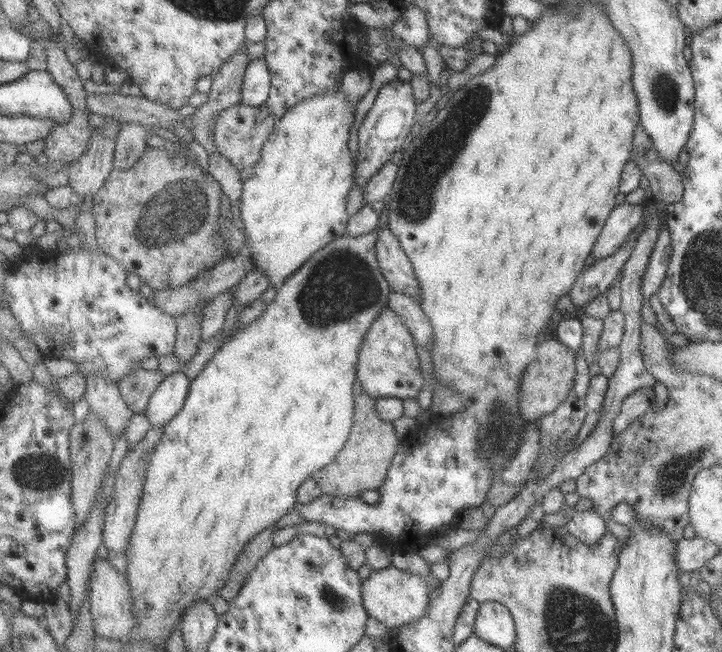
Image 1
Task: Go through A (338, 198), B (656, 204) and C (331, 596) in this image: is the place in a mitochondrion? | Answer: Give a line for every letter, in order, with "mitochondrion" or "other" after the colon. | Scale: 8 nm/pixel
A: other
B: other
C: mitochondrion

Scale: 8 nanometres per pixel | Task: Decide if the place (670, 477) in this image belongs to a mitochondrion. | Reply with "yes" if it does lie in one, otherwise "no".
yes

